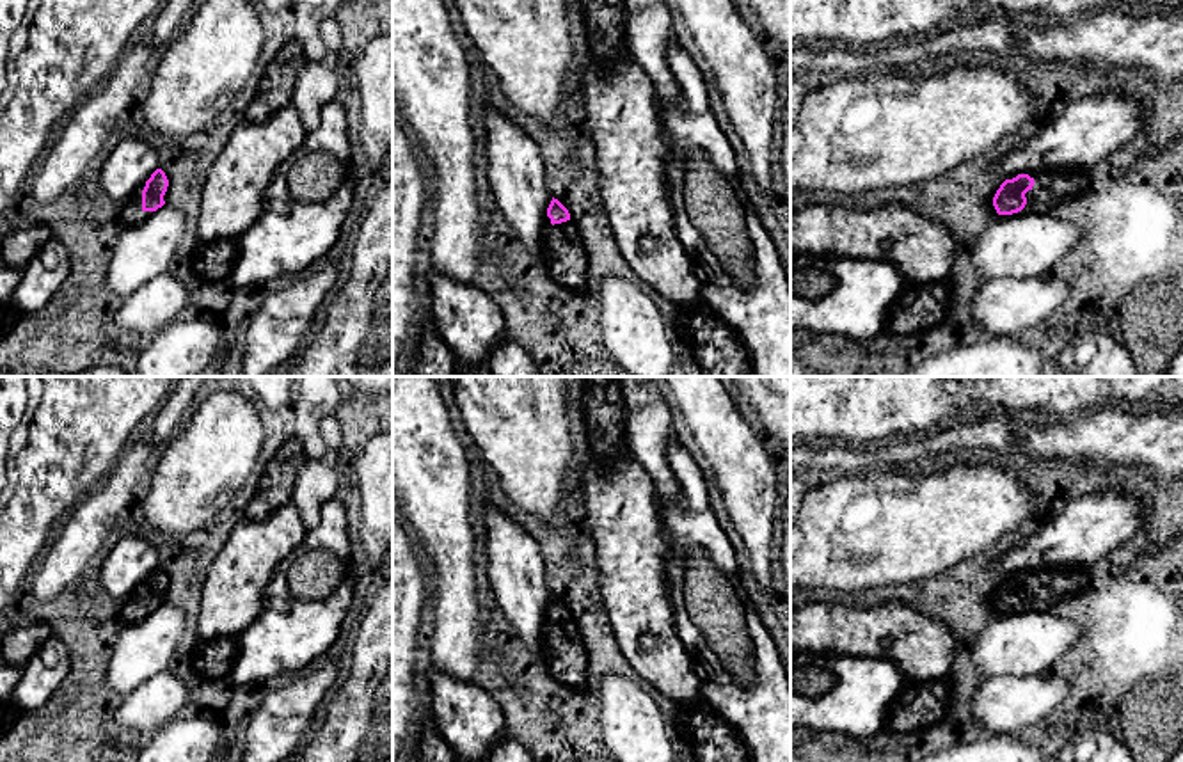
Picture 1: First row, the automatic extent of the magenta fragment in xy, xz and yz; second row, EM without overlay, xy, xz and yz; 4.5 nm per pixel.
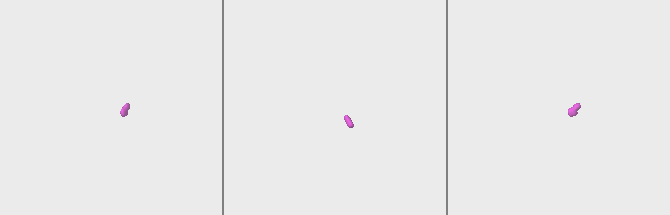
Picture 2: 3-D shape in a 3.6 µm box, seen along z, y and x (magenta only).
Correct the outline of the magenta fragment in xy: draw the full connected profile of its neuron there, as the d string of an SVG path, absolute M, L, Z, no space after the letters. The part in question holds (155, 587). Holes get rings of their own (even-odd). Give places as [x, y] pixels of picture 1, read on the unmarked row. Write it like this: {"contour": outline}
{"contour": "M156 567L146 579L142 588L142 609L156 609L165 602L163 593L167 590L169 577L162 567Z"}

